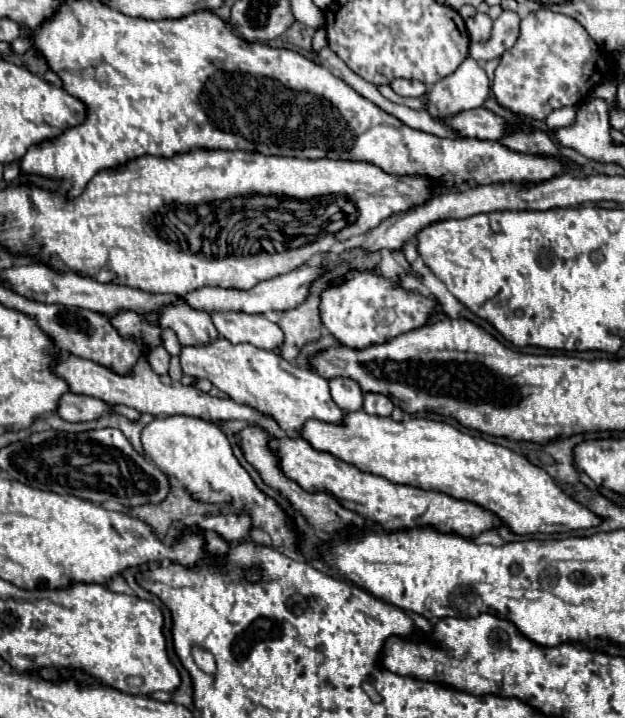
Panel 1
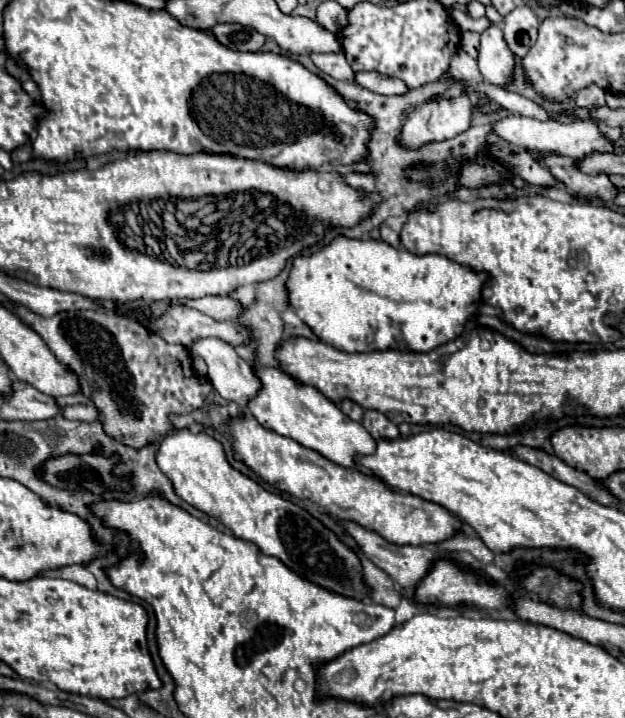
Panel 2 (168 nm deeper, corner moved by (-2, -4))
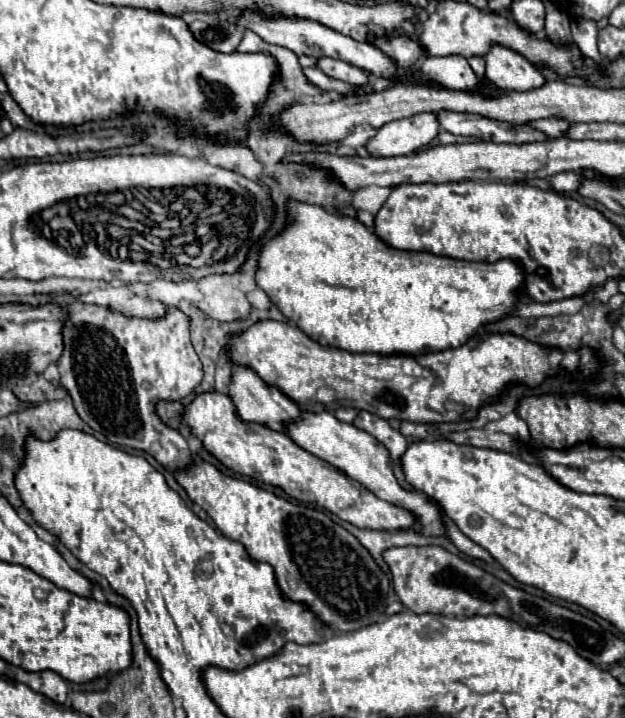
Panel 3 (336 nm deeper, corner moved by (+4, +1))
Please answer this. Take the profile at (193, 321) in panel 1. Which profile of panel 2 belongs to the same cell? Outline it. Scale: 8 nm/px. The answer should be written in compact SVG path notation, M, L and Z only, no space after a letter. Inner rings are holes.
M204 337L204 339L192 341L186 349L190 351L192 357L200 355L206 361L206 365L208 365L208 379L214 385L214 389L226 401L234 401L234 403L246 407L246 401L252 399L258 393L258 389L260 389L258 377L254 375L252 367L242 357L238 357L238 353L234 351L232 345L228 345L228 343L224 343L222 339L216 339L216 337Z

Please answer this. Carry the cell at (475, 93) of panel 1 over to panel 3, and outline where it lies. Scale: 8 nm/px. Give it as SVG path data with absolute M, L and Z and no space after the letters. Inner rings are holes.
M432 112L414 114L410 118L388 122L378 128L376 136L366 142L366 150L374 158L406 156L428 146L438 134L438 120Z

